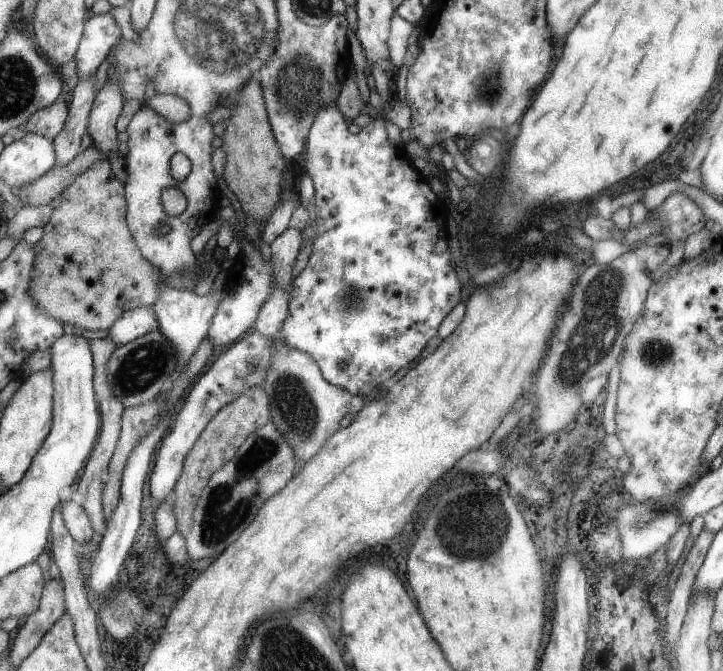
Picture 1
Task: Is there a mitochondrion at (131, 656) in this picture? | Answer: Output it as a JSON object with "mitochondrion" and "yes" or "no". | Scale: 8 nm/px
{"mitochondrion":"no"}

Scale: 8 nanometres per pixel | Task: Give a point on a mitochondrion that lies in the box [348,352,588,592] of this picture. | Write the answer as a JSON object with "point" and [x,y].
{"point":[468,547]}

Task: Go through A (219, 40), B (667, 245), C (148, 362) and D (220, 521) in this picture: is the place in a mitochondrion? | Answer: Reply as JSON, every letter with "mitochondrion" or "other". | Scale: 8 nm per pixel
{"A":"mitochondrion","B":"other","C":"mitochondrion","D":"mitochondrion"}

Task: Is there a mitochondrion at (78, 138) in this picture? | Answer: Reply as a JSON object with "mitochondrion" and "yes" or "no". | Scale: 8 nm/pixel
{"mitochondrion":"no"}

